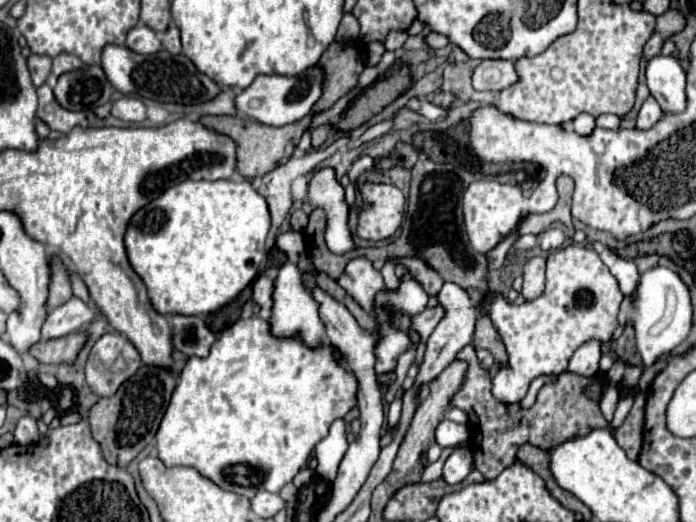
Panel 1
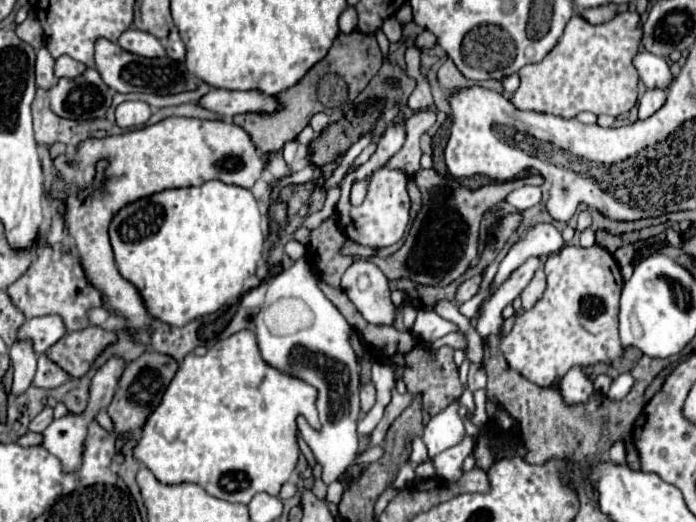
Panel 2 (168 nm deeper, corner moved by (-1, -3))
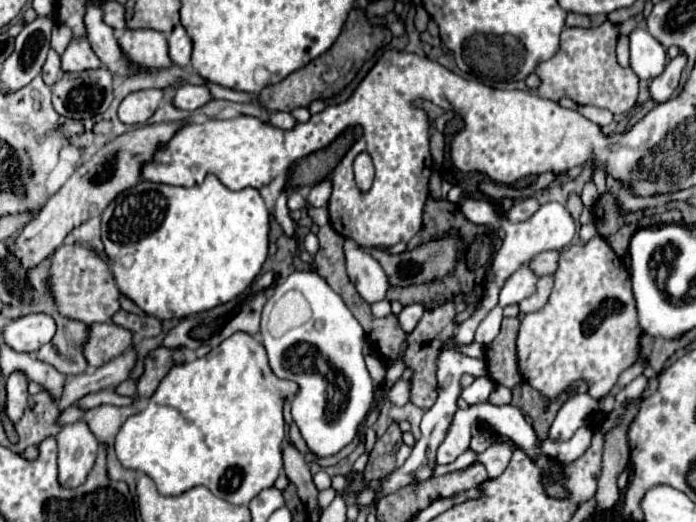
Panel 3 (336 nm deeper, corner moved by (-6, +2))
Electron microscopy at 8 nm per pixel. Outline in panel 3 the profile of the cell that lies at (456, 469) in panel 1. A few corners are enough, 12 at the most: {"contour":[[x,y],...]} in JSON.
{"contour":[[472,406],[456,410],[436,450],[436,464],[452,464],[468,450]]}

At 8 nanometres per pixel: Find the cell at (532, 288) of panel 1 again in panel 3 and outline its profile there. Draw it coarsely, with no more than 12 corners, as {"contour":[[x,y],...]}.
{"contour":[[542,276],[536,292],[518,304],[522,314],[540,310],[550,298],[554,278]]}

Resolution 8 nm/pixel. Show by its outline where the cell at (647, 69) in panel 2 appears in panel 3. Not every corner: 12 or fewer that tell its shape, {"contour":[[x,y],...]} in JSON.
{"contour":[[634,28],[630,68],[642,80],[662,74],[666,50],[646,30]]}

